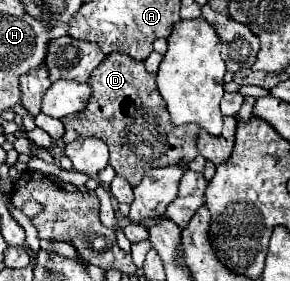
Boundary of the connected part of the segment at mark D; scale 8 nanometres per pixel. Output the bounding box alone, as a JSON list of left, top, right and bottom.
[63,53,197,185]

